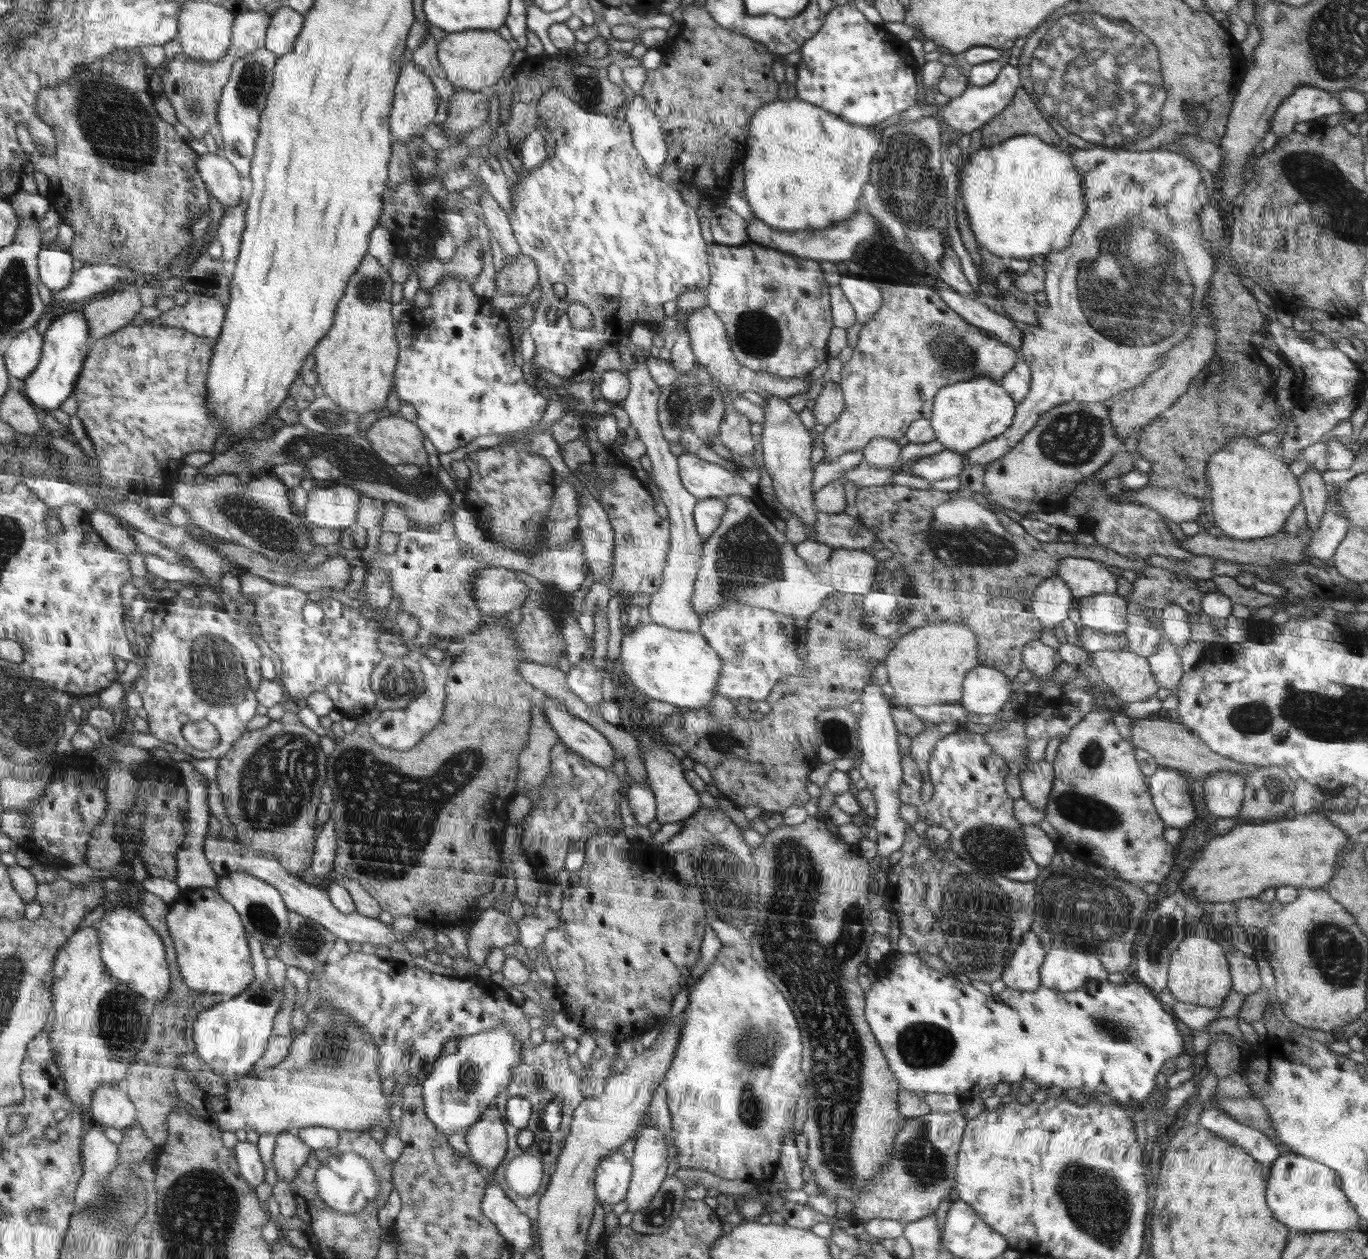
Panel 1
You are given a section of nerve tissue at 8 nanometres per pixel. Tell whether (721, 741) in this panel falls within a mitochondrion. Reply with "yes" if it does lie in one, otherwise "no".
yes

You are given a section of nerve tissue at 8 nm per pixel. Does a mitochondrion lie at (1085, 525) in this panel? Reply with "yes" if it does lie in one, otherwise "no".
no

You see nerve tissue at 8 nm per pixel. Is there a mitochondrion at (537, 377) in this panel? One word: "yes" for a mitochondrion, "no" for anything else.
no

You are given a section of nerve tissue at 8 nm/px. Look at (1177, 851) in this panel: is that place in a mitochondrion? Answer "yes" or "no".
no

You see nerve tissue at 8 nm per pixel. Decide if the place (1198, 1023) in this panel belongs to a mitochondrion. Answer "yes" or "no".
no

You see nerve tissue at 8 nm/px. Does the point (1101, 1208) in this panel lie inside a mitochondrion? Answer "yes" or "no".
yes

